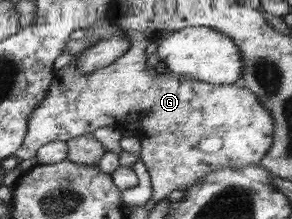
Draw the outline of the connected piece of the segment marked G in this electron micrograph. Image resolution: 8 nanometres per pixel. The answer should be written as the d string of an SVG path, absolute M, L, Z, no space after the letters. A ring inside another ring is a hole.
M127 30L127 39L131 42L127 54L117 60L115 64L102 68L93 74L81 74L78 71L78 58L83 54L72 56L69 64L56 71L56 80L50 88L48 98L32 115L29 121L29 132L23 146L16 152L16 158L24 161L38 155L38 150L46 144L55 141L67 141L78 136L93 133L99 128L113 126L122 133L128 124L141 122L140 128L135 130L140 142L141 161L144 164L152 184L153 201L158 203L175 190L187 191L194 184L200 182L222 168L243 168L252 164L260 164L264 156L274 144L275 123L268 108L245 88L242 81L233 84L209 84L202 80L180 78L168 71L163 75L155 73L155 69L147 67L147 45L150 38L138 30ZM219 136L222 140L220 149L215 152L201 150L201 142L207 138Z

